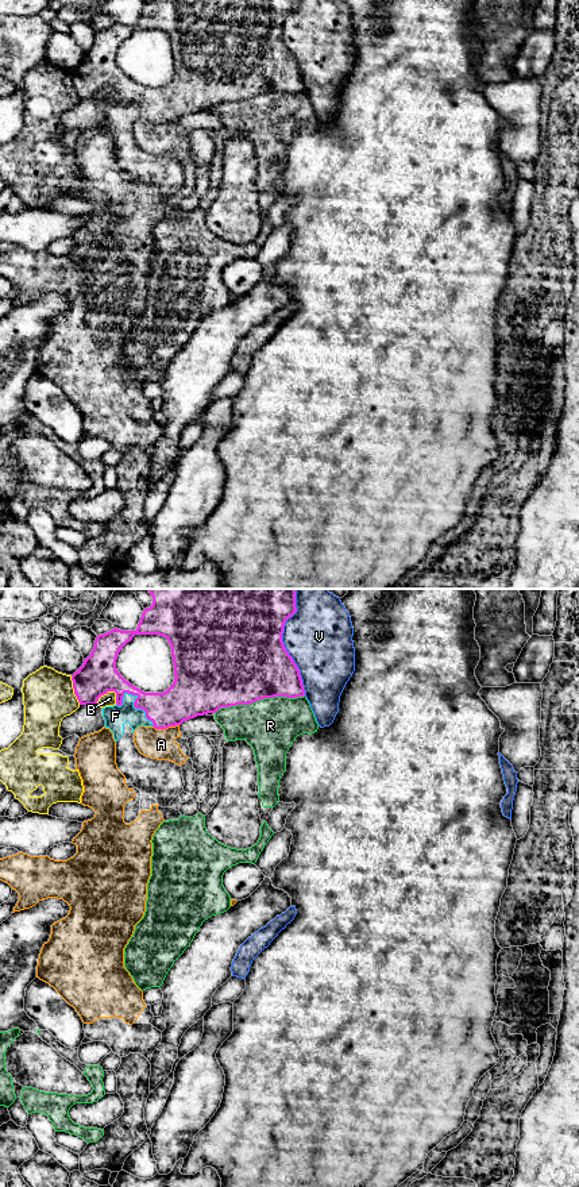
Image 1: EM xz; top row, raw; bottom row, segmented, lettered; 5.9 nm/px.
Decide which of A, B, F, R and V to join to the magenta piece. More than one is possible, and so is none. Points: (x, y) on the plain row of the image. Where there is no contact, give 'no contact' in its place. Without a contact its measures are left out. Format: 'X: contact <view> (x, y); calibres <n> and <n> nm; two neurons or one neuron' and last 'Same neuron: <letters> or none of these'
A: contact xz (165, 123); calibres 260 and 180 nm; two neurons
B: contact xz (104, 88); calibres 240 and 80 nm; two neurons
F: contact xz (136, 103); calibres 220 and 130 nm; one neuron
R: contact xz (259, 93); calibres 500 and 320 nm; two neurons
V: contact xz (285, 45); calibres 500 and 400 nm; two neurons
Same neuron: F

